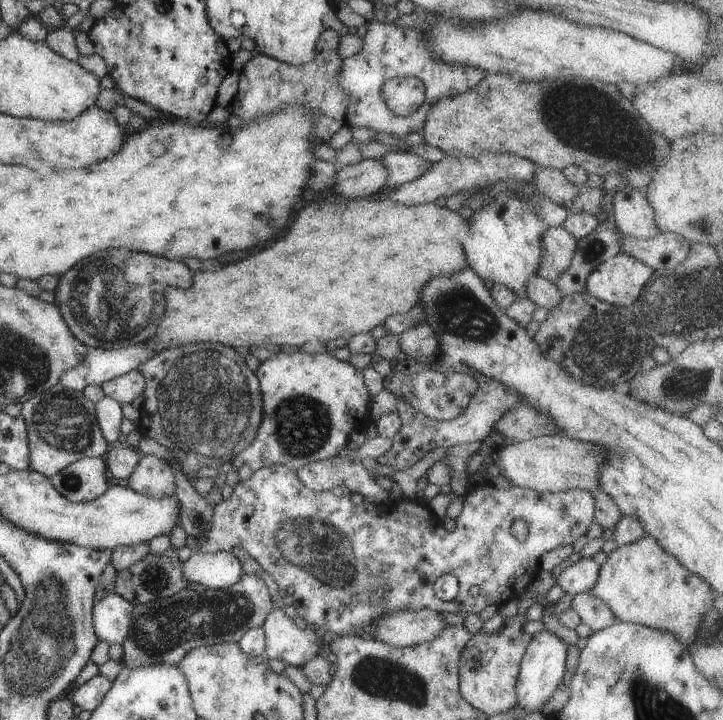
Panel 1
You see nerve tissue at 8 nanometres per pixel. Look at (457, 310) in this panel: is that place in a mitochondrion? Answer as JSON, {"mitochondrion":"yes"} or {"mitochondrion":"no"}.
{"mitochondrion":"yes"}

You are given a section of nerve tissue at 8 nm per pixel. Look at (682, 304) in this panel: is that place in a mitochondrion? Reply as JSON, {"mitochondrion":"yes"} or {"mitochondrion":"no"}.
{"mitochondrion":"yes"}

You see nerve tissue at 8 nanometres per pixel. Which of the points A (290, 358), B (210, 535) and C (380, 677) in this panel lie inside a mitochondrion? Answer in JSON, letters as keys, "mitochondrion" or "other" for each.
{"A":"other","B":"other","C":"mitochondrion"}

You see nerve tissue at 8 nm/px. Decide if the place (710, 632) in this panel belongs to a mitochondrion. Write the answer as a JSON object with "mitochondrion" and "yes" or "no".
{"mitochondrion":"yes"}

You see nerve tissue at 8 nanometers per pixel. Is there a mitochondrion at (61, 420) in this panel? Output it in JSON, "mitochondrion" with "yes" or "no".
{"mitochondrion":"yes"}

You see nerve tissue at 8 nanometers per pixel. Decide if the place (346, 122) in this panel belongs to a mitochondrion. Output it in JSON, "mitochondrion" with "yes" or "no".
{"mitochondrion":"no"}

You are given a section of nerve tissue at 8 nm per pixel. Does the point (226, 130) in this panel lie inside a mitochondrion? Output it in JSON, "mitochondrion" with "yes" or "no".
{"mitochondrion":"no"}

